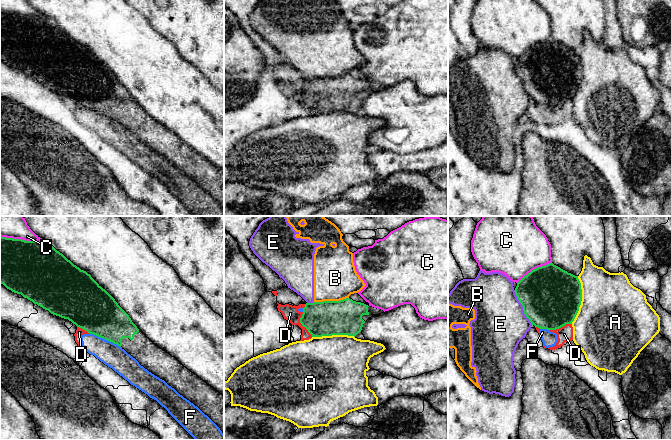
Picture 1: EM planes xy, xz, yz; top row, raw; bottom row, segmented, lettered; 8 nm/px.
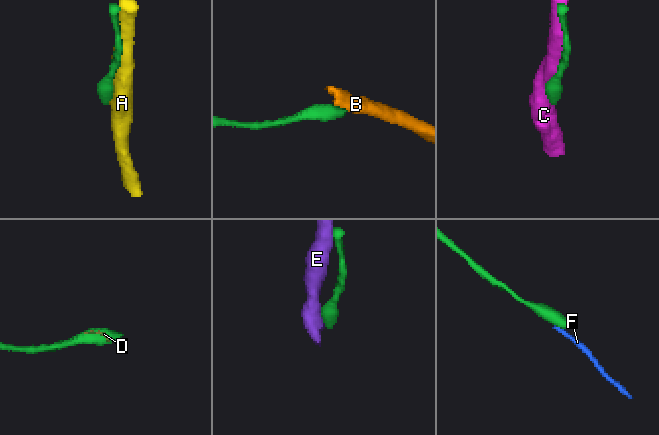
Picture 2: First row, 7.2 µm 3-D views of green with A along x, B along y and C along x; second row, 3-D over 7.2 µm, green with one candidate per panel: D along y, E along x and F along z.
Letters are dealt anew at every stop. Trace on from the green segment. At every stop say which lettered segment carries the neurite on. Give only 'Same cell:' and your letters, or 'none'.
Same cell: none

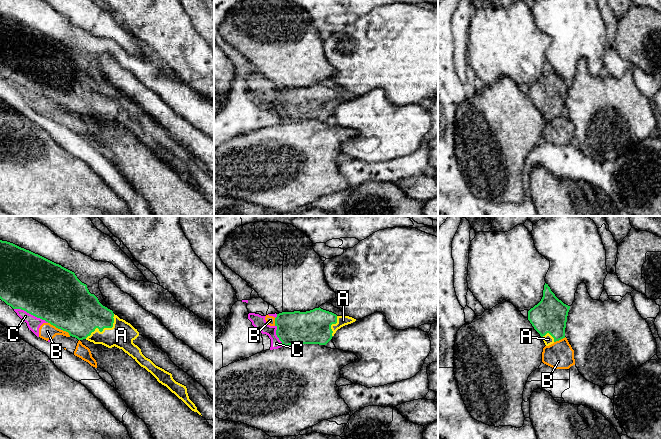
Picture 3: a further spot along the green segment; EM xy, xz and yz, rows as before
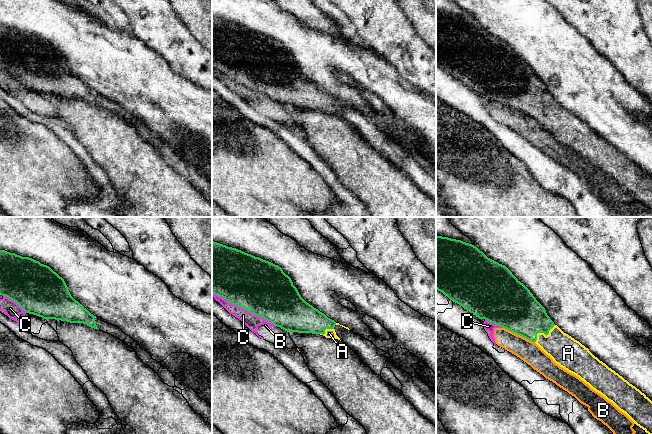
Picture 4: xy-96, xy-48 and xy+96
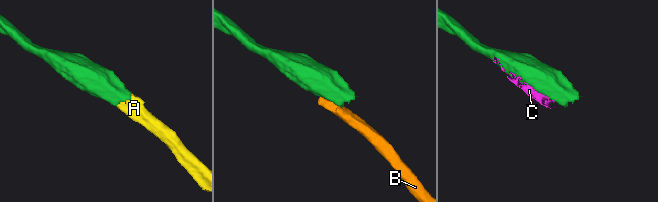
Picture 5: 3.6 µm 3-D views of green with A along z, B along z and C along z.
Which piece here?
Same cell: A

